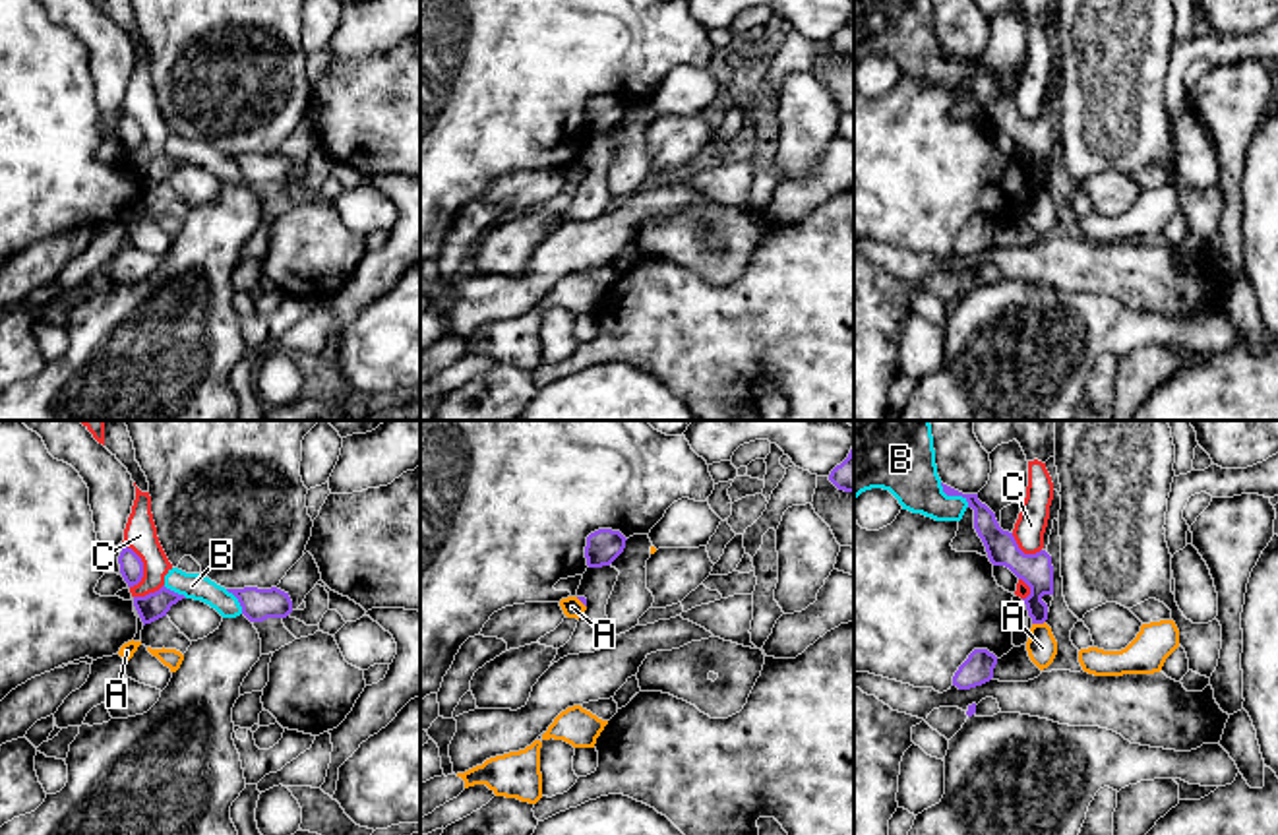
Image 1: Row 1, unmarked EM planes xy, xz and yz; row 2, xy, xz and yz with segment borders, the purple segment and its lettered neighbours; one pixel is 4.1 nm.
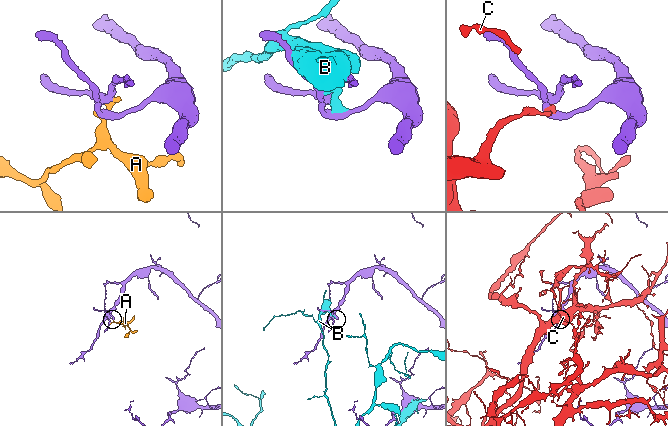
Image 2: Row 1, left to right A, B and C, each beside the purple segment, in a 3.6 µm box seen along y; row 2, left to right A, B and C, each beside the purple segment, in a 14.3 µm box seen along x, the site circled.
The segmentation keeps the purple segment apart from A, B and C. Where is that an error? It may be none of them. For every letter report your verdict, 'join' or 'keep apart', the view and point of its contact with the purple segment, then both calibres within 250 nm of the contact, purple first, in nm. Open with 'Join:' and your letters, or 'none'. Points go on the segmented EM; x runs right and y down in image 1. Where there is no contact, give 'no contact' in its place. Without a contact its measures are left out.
Join: none
A: keep apart; contact yz (1038, 622); calibres 140 and 130 nm
B: keep apart; contact yz (953, 494); calibres 100 and 280 nm
C: keep apart; contact xy (142, 566); calibres 100 and 140 nm

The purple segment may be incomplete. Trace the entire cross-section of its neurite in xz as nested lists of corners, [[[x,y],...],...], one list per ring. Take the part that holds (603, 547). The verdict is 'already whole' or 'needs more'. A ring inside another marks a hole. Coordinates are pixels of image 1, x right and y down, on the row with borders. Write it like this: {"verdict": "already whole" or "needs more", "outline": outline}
{"verdict": "already whole", "outline": [[[598,529],[587,537],[585,558],[589,568],[610,566],[625,548],[625,537],[620,531]]]}

